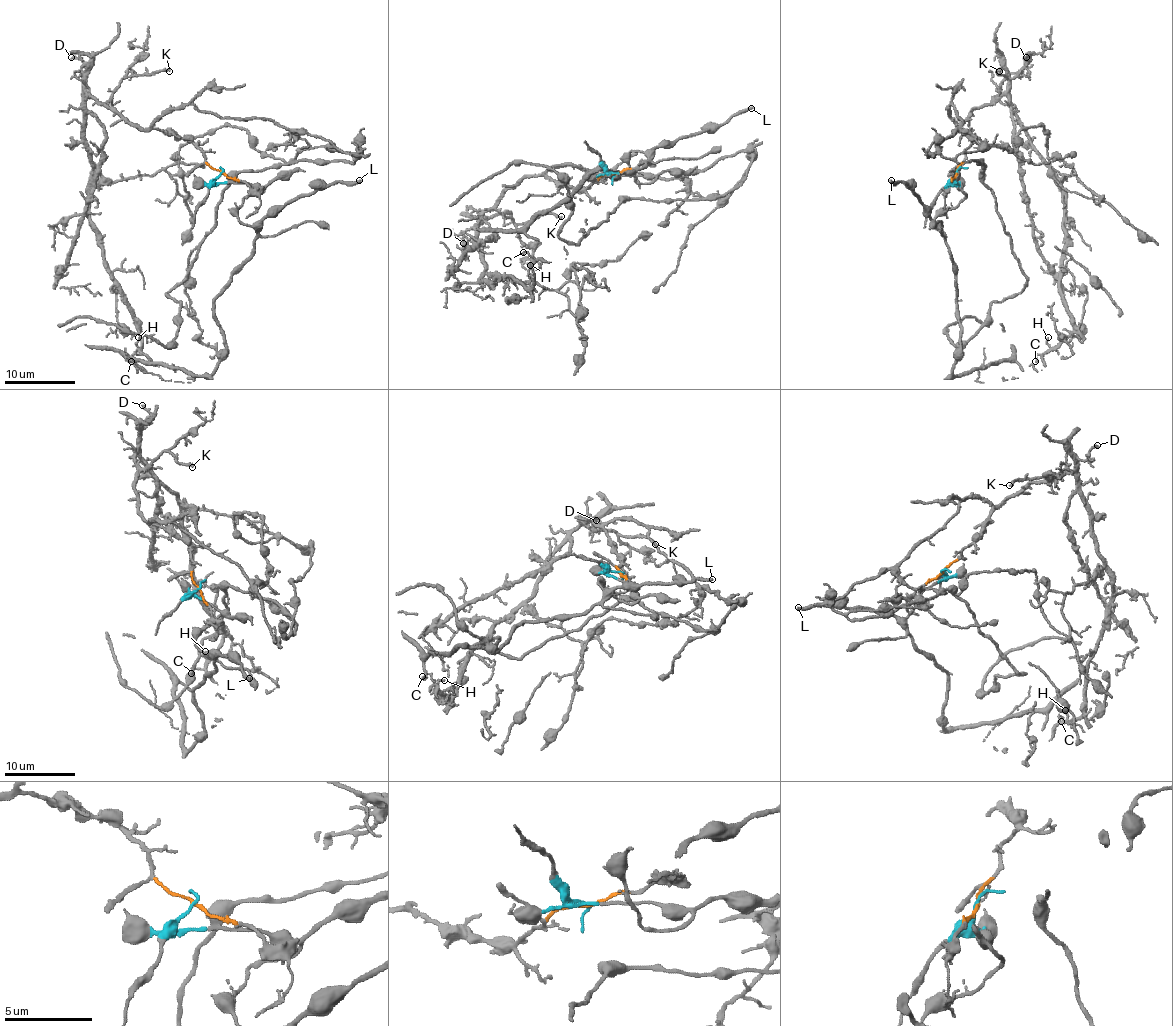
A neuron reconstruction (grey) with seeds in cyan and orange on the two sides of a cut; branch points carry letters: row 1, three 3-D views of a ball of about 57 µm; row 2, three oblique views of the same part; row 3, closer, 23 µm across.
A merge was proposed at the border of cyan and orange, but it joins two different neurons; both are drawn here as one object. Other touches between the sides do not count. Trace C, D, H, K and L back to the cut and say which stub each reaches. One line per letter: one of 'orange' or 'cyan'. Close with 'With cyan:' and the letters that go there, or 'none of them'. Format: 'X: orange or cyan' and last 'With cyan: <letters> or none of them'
C: orange
D: orange
H: orange
K: orange
L: cyan
With cyan: L

